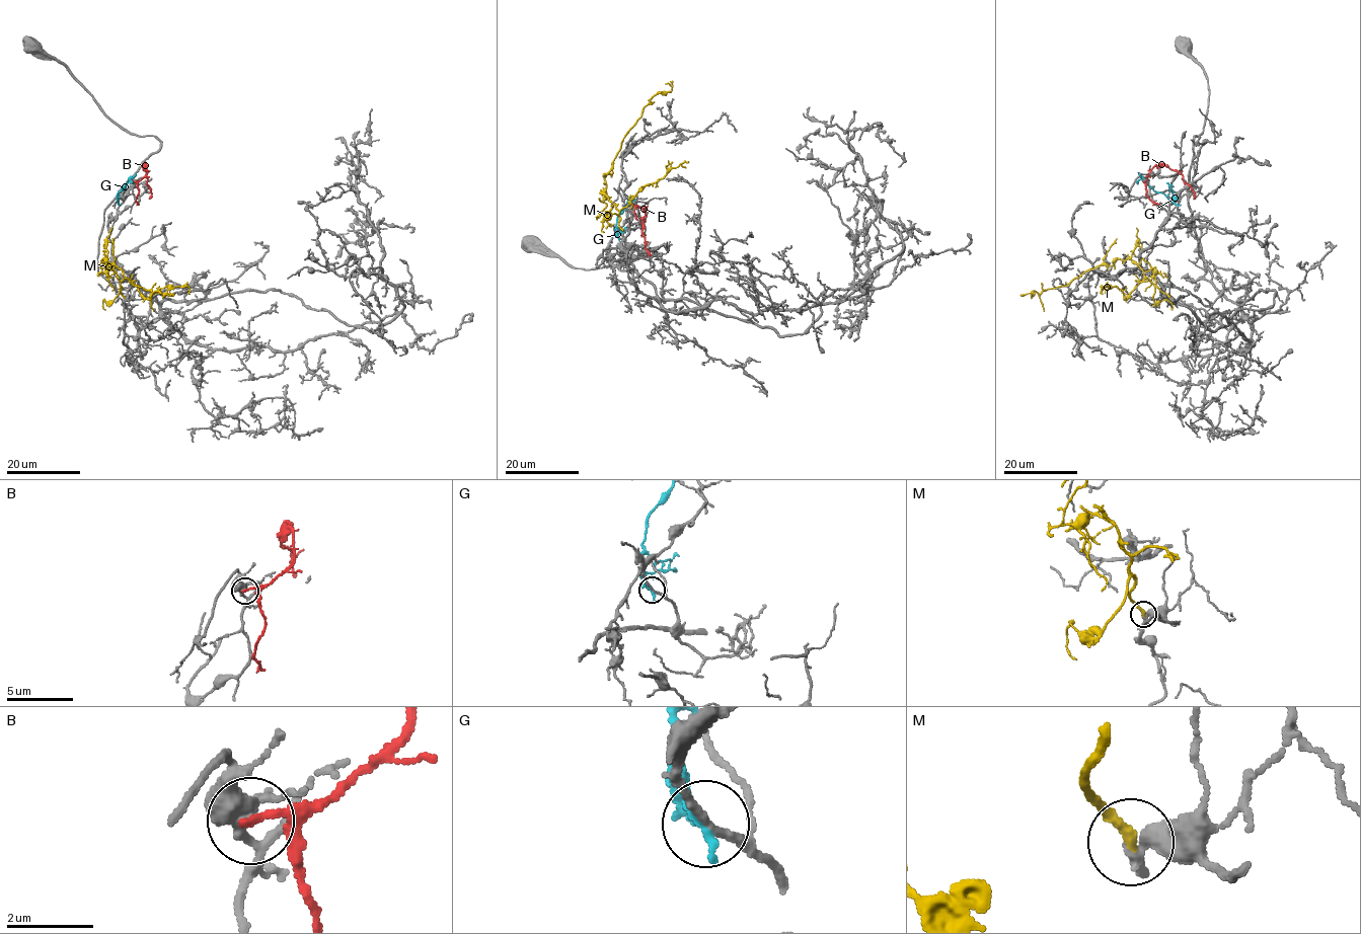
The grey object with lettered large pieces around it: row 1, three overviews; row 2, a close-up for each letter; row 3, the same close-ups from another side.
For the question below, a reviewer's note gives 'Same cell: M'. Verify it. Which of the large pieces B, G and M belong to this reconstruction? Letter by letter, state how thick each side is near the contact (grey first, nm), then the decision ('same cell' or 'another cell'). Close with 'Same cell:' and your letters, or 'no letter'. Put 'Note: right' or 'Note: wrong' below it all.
B: 400/180 nm | another cell
G: 190/260 nm | another cell
M: 220/280 nm | same cell
Same cell: M
Note: right

